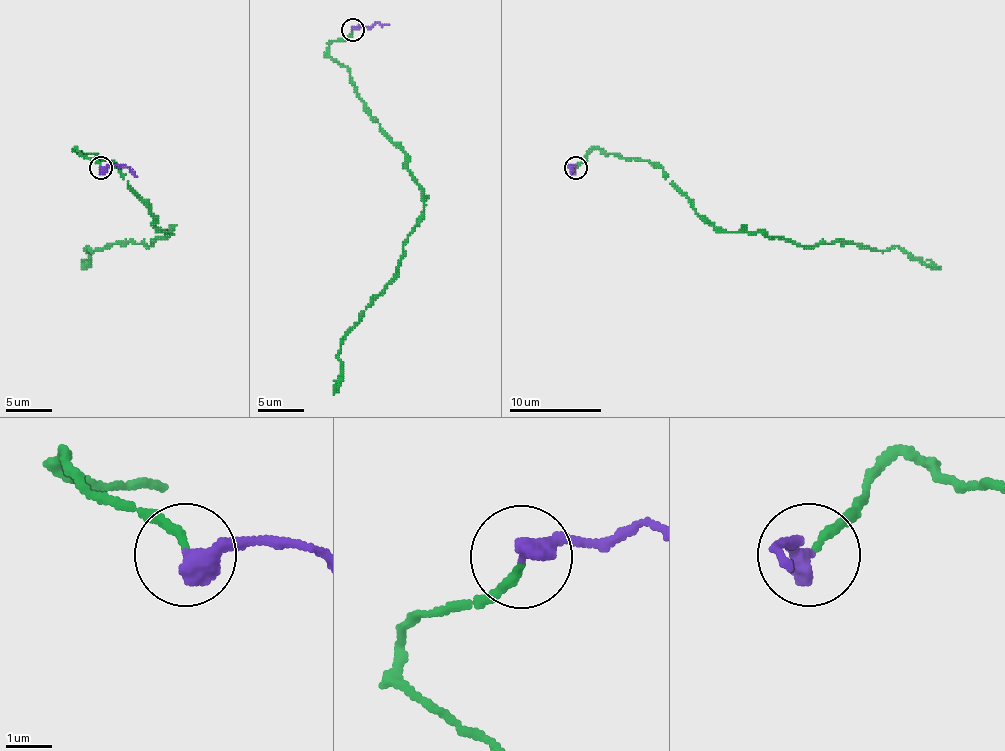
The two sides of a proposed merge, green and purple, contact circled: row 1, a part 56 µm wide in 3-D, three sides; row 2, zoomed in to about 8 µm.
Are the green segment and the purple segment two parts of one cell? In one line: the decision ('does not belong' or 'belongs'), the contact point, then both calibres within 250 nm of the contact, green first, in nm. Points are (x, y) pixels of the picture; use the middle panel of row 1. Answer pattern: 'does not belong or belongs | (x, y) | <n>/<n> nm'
does not belong | (352, 30) | 190/480 nm

